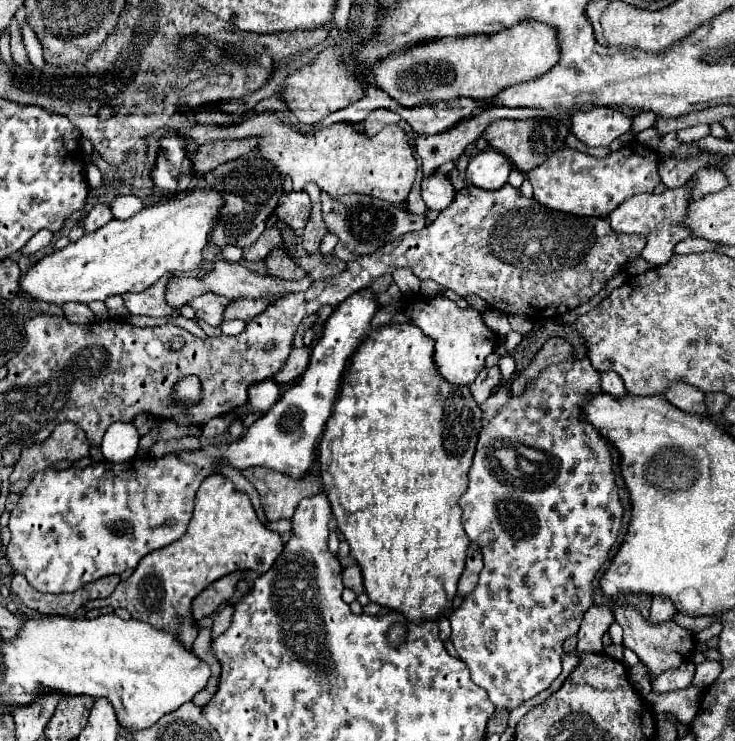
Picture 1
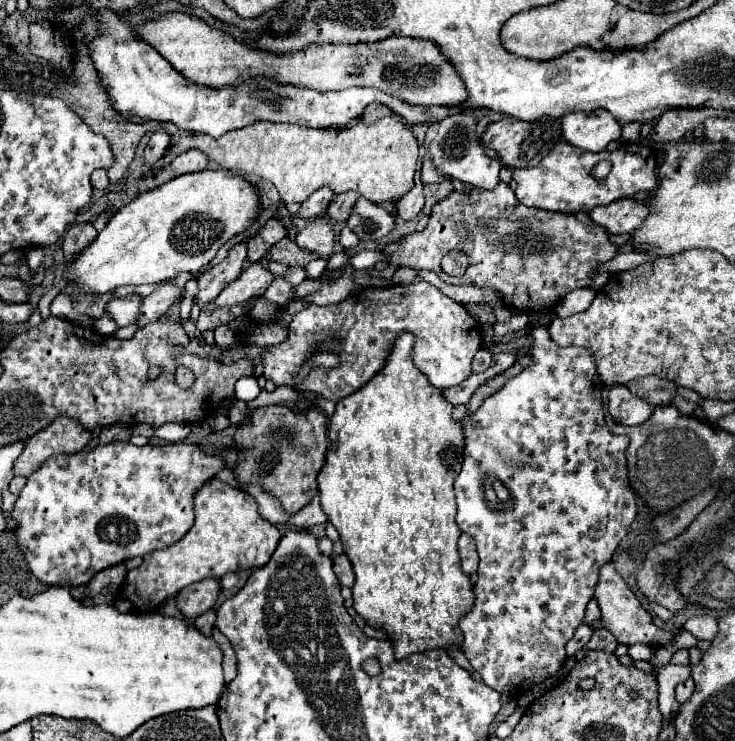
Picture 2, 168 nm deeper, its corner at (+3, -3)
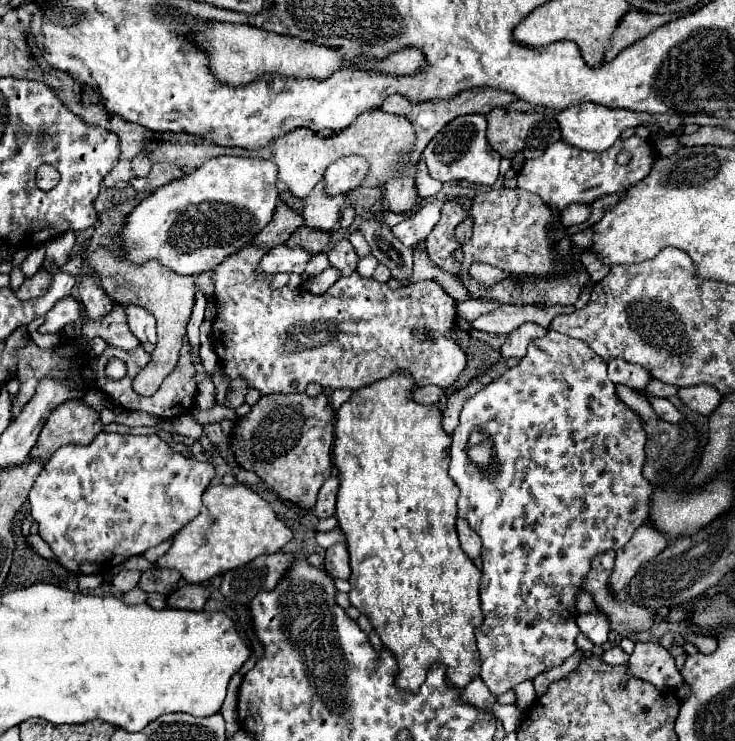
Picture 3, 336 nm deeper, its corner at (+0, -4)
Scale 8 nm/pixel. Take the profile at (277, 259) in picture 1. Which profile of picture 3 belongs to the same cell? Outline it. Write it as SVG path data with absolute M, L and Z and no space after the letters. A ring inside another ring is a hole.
M299 227L287 241L289 247L307 247L311 253L321 253L331 243L331 231L319 231L315 227Z

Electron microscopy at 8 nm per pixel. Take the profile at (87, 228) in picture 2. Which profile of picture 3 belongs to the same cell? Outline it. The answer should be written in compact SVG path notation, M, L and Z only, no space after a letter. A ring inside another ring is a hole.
M85 277L81 281L81 285L79 285L79 297L81 297L81 303L83 303L87 319L91 319L91 321L101 321L113 309L113 301L95 283L93 277Z

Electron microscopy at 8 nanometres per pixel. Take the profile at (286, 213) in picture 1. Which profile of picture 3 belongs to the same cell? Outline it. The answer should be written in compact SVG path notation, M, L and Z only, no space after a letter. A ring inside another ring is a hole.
M347 155L331 163L325 171L325 183L329 195L347 193L363 183L367 177L369 163L361 155Z

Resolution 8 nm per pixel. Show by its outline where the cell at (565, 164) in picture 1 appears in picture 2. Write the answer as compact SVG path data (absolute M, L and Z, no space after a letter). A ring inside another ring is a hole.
M558 142L556 148L540 162L540 166L514 170L514 180L518 182L516 198L534 208L550 210L550 212L590 212L596 206L608 206L614 200L630 198L642 190L652 192L658 186L656 176L656 156L654 152L644 144L632 144L632 146L620 146L614 152L586 152L576 146L570 146L568 142ZM610 160L612 172L604 182L596 182L590 176L590 170L600 162Z

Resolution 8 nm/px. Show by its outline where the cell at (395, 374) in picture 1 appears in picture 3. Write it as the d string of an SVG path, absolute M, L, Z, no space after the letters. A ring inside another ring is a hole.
M401 371L401 373L387 377L383 383L373 383L371 387L357 389L351 395L351 399L347 403L343 403L341 409L337 411L333 457L335 457L335 465L339 469L341 487L337 493L335 515L337 515L339 525L347 537L347 547L349 547L349 555L351 555L349 601L353 607L357 607L371 621L373 629L377 631L377 635L383 641L383 647L393 653L393 657L397 661L395 687L409 691L409 693L419 691L421 683L425 681L429 667L433 663L441 663L441 665L445 665L447 683L451 683L451 687L463 689L463 687L467 687L467 683L471 683L475 677L479 677L479 671L481 671L481 655L479 655L479 649L475 643L475 627L479 627L483 621L483 615L481 615L483 611L481 611L481 603L479 603L479 569L473 565L473 561L459 547L459 539L457 539L457 531L455 531L459 489L455 487L455 483L447 475L447 467L449 467L447 445L451 445L451 437L441 427L441 411L435 405L411 403L411 399L407 399L407 391L415 391L415 383L411 383L411 379L407 379L407 375L403 375L403 371Z

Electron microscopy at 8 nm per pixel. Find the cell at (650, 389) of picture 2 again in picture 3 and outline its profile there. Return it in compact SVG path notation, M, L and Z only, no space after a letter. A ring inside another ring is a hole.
M609 359L609 377L615 385L627 385L631 389L645 389L645 385L651 381L651 375L633 363L627 363L623 359Z

